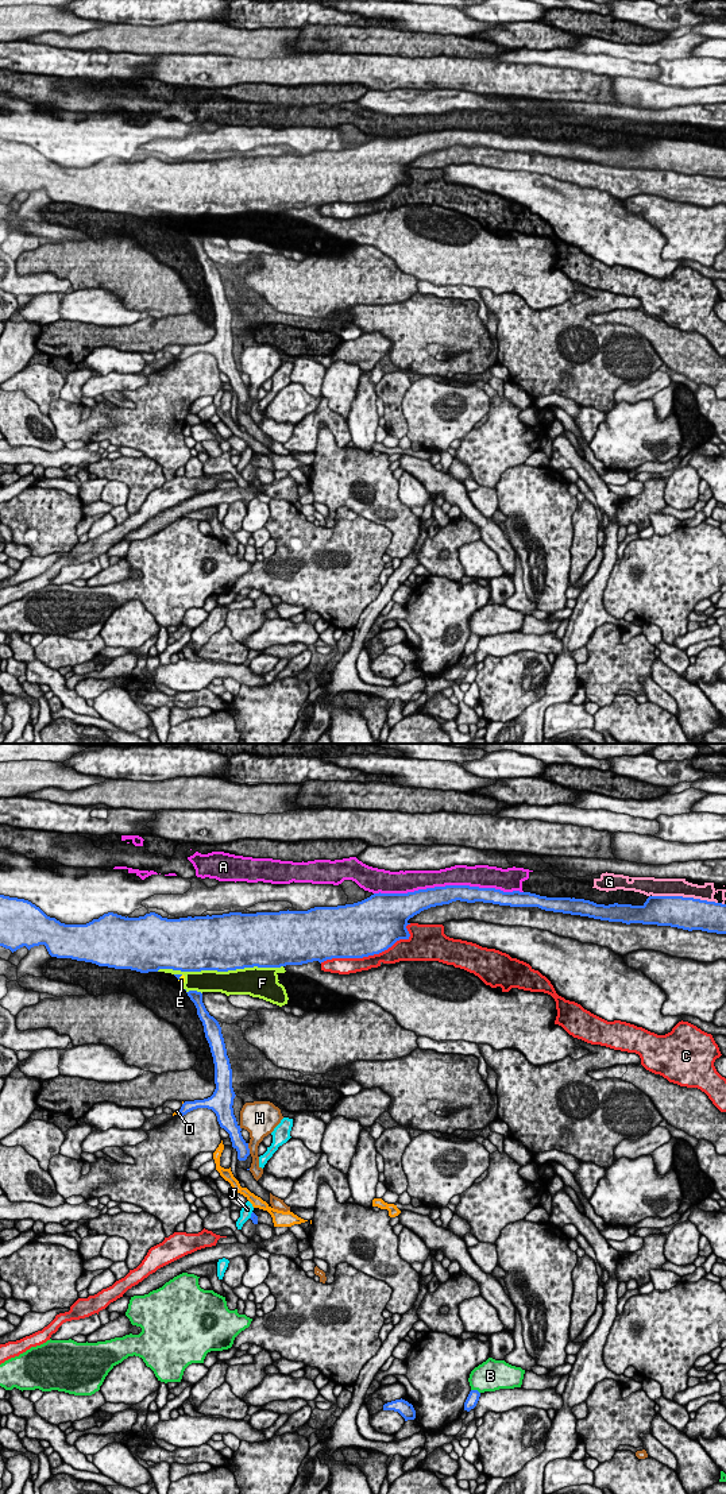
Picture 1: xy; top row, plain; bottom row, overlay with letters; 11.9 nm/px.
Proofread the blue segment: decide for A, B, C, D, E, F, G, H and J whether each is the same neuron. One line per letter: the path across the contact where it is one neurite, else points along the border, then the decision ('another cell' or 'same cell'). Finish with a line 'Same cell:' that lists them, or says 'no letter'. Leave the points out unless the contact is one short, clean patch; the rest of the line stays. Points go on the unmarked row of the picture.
A: another cell
B: another cell
C: another cell
D: another cell
E: another cell
F: another cell
G: another cell
H: another cell
J: border along xy (253, 456), (248, 462); another cell
Same cell: no letter

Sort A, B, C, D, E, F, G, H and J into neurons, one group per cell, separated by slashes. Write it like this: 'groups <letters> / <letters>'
groups A / B / C / D / E F / G / H / J

